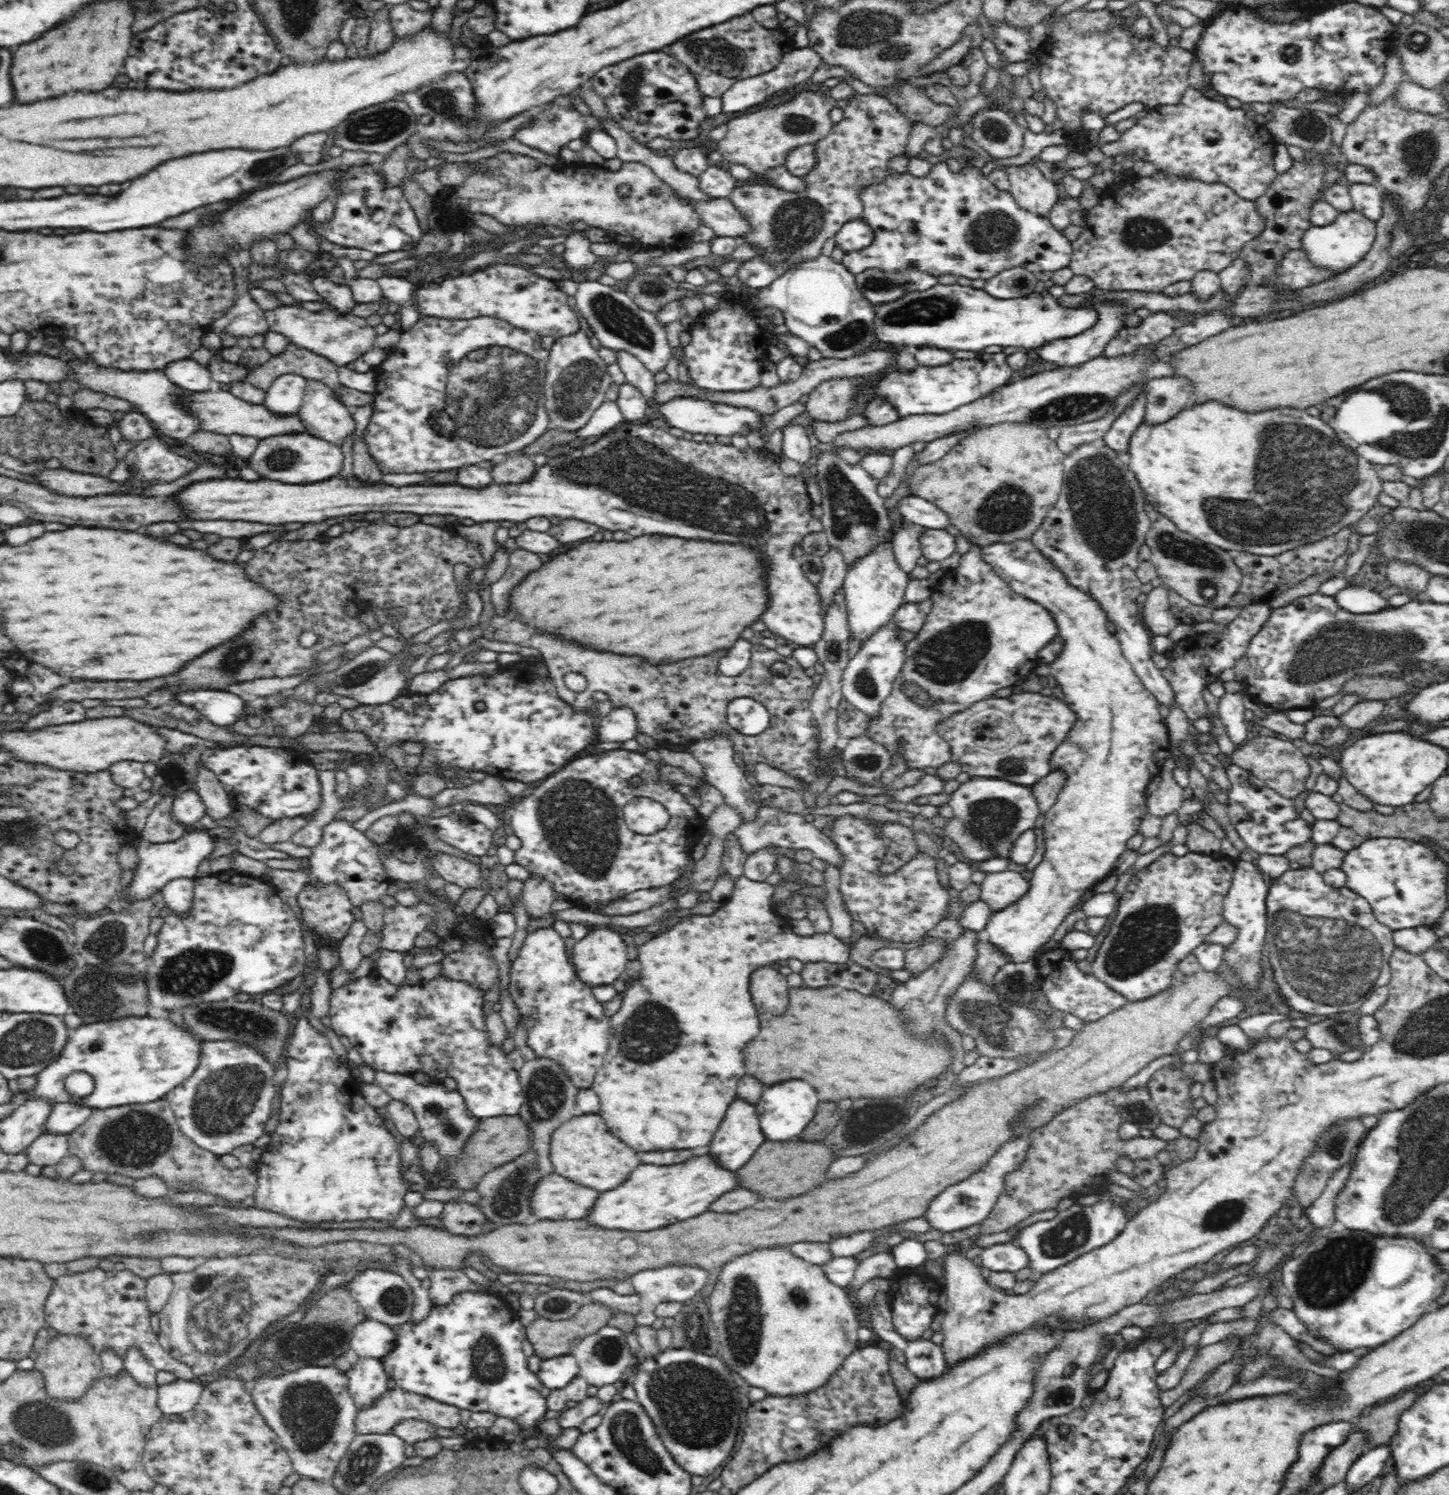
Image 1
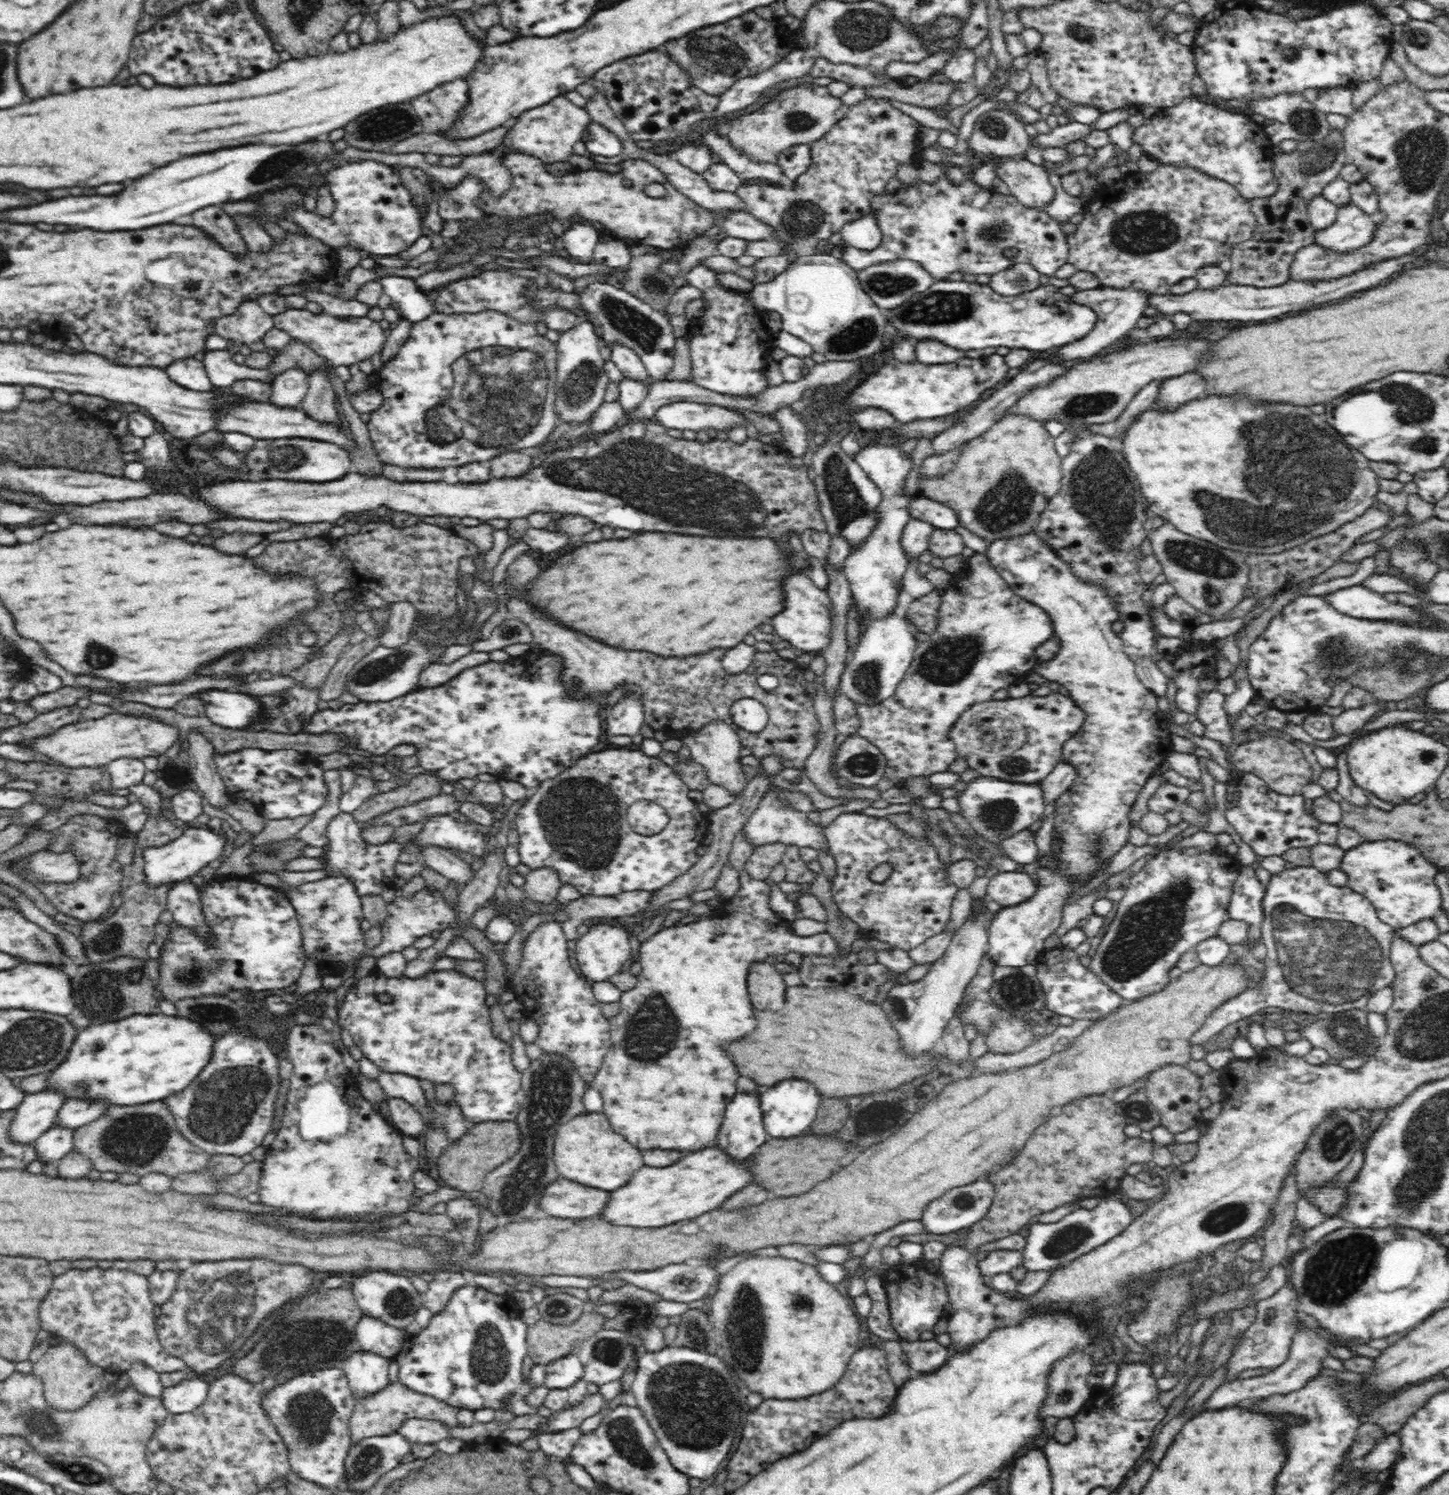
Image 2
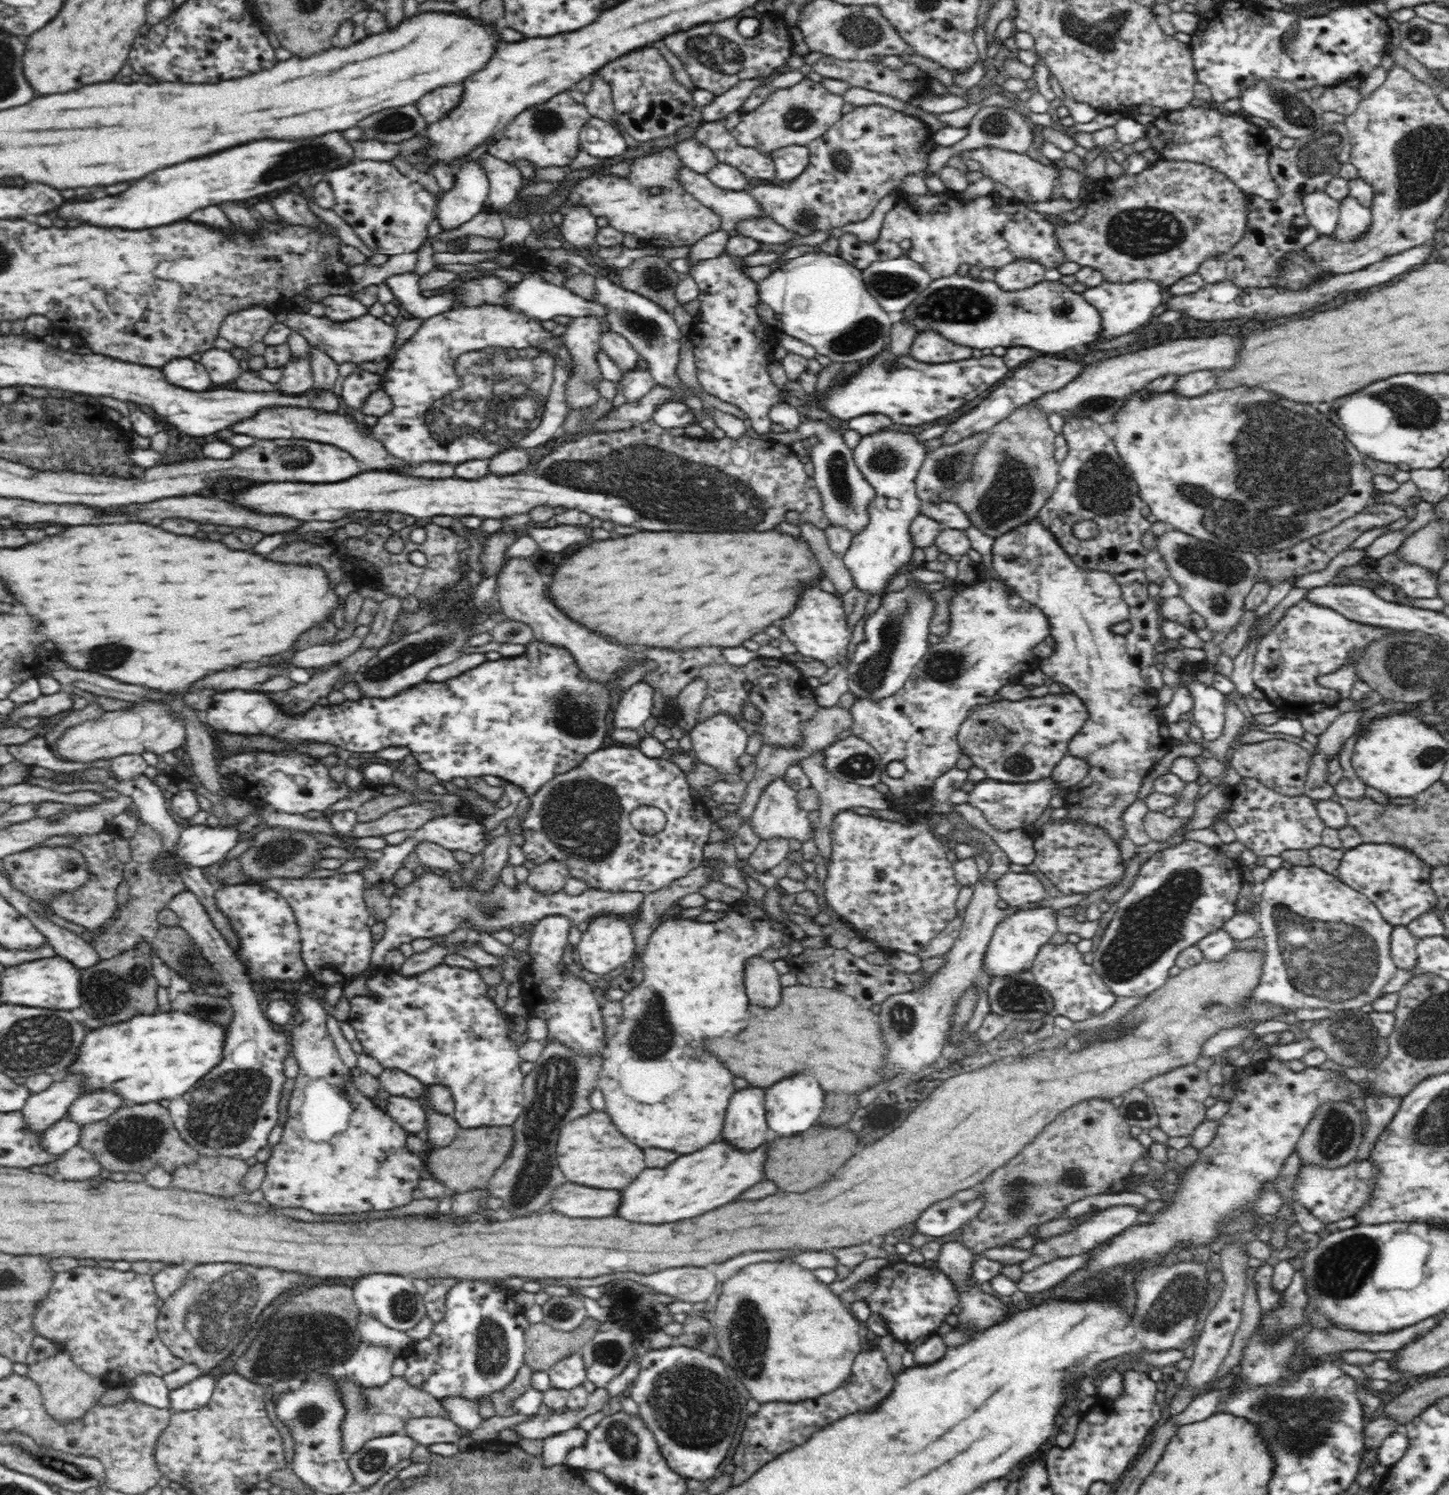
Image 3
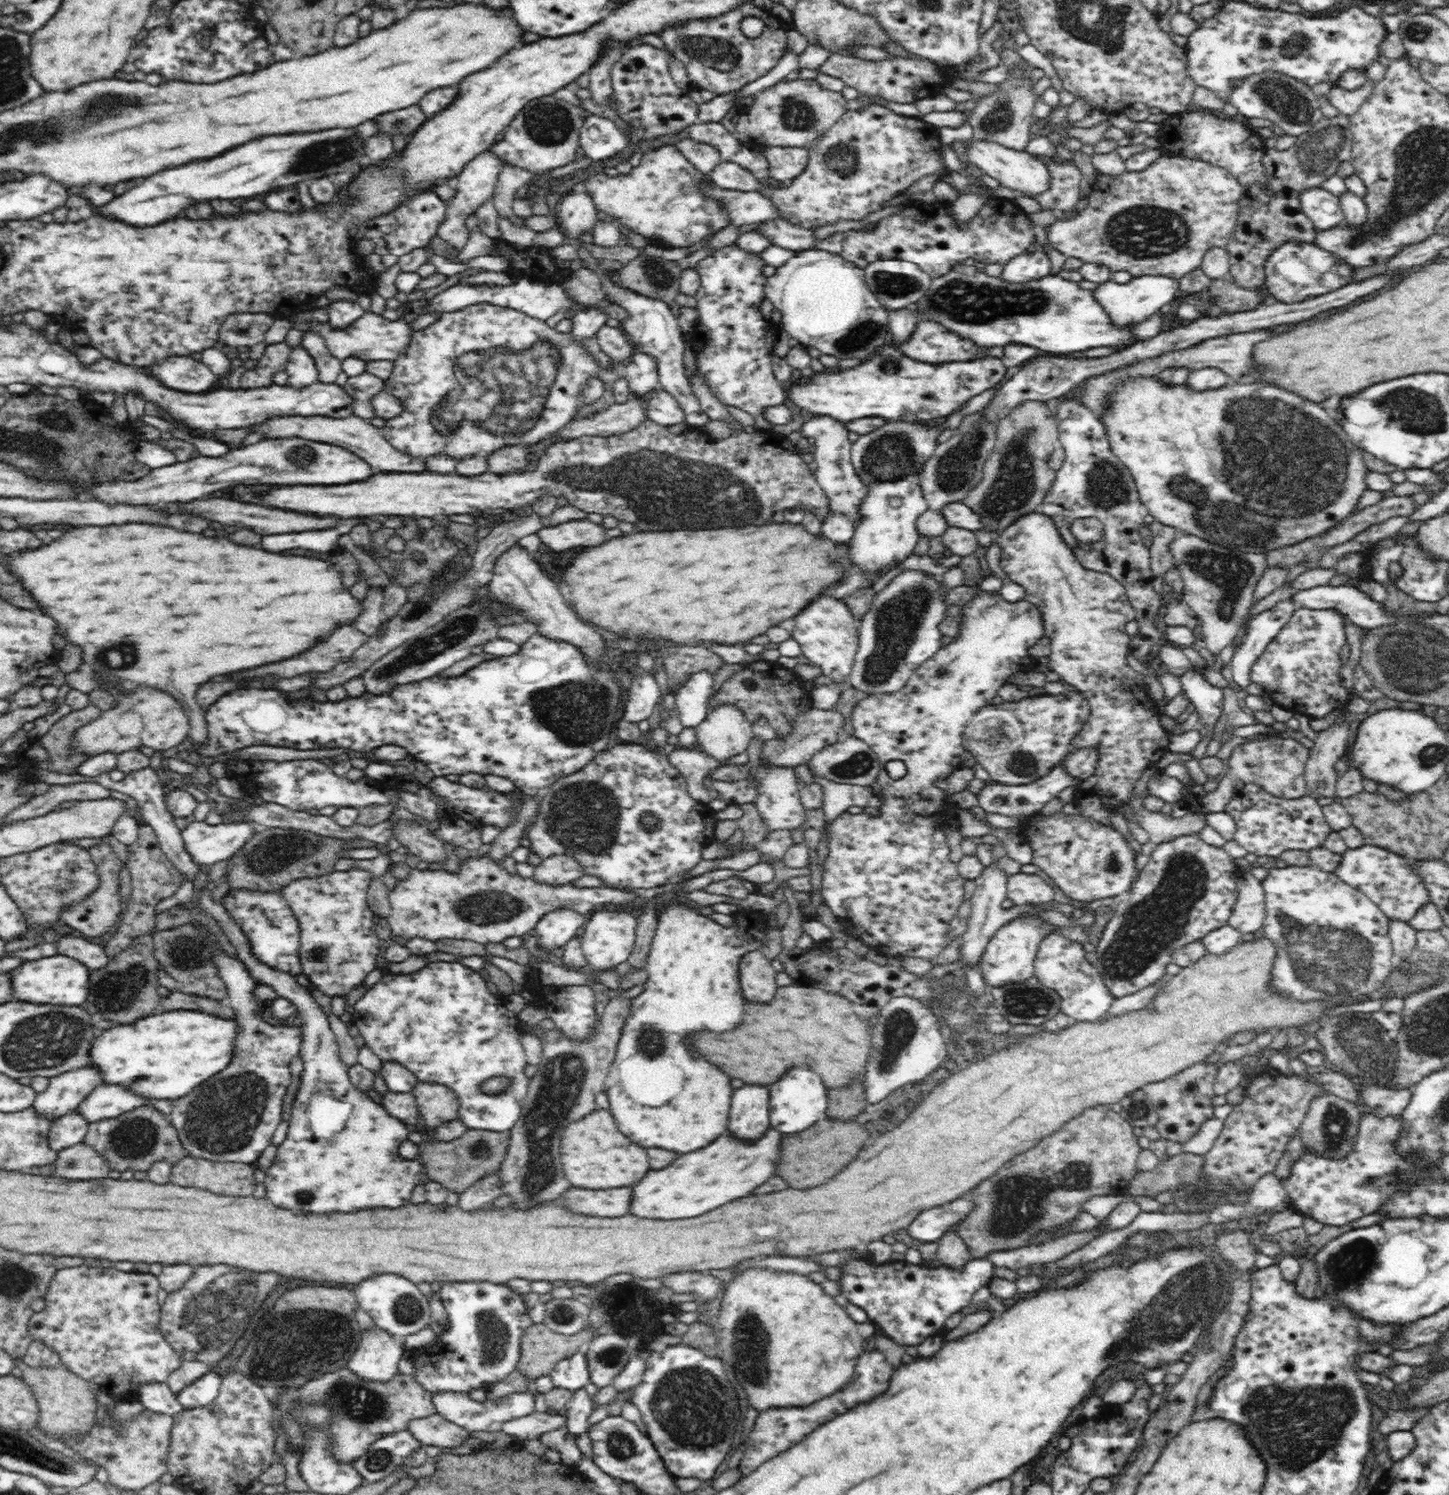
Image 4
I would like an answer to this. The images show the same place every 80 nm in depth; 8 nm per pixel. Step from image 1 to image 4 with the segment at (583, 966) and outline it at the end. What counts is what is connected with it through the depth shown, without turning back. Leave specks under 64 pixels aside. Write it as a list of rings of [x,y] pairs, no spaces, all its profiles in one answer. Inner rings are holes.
[[[592,912],[580,938],[585,962],[599,972],[615,969],[617,965],[627,962],[634,951],[636,928],[636,918],[630,912]]]

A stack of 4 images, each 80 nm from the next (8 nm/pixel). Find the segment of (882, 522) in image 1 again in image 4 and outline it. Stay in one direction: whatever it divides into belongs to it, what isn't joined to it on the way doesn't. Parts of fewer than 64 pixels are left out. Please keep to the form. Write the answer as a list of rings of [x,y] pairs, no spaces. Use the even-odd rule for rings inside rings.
[[[824,415],[813,417],[798,429],[800,436],[814,438],[816,450],[813,461],[816,462],[815,478],[829,501],[829,513],[846,516],[853,524],[860,520],[859,507],[866,498],[866,486],[859,478],[851,459],[851,443],[848,442],[848,430],[842,421]]]

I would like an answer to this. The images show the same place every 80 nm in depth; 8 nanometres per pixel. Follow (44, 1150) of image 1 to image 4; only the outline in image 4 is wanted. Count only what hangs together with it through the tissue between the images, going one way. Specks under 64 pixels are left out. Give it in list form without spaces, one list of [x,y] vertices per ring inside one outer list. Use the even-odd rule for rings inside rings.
[[[70,1113],[57,1118],[48,1130],[48,1147],[58,1152],[80,1144],[89,1129],[89,1122],[78,1113]]]

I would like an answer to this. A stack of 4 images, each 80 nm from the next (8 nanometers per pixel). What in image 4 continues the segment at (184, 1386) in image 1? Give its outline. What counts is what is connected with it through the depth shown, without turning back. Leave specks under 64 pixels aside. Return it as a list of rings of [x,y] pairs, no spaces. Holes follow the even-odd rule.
[[[208,1371],[204,1376],[184,1387],[180,1392],[174,1393],[174,1397],[178,1399],[184,1409],[206,1406],[218,1396],[220,1382],[221,1376]]]

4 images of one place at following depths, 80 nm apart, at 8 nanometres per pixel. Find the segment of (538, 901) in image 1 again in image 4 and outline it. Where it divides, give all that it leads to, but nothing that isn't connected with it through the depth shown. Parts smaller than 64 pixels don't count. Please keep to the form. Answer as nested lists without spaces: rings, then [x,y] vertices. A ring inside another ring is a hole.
[[[554,855],[535,866],[531,878],[550,886],[562,886],[584,876],[582,867],[574,858],[566,855]]]

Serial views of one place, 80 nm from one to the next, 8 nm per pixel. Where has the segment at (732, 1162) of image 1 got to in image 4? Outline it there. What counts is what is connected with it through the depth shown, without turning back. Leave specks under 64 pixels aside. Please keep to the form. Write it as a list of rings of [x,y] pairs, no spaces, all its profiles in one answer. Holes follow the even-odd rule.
[[[742,1086],[732,1096],[728,1130],[738,1138],[762,1138],[768,1130],[768,1088],[766,1086]]]

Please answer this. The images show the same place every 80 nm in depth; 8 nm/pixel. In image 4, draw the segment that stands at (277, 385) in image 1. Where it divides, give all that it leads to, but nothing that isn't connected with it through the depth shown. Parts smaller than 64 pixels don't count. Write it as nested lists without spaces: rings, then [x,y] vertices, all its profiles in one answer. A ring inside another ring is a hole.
[[[302,346],[291,350],[284,372],[288,375],[284,385],[291,387],[308,386],[316,383],[318,378],[318,369],[314,365],[314,359]]]

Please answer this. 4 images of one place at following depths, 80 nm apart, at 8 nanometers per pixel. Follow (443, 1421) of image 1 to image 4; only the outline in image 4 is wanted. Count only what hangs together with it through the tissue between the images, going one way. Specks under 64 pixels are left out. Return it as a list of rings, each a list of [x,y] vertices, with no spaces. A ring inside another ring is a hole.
[[[340,1369],[332,1374],[324,1374],[314,1380],[314,1382],[308,1381],[300,1388],[280,1388],[277,1392],[277,1396],[273,1402],[275,1403],[275,1409],[277,1413],[281,1413],[283,1420],[283,1426],[285,1426],[290,1440],[294,1444],[298,1444],[302,1448],[302,1428],[296,1424],[295,1413],[301,1408],[316,1407],[318,1404],[326,1405],[330,1407],[332,1414],[331,1422],[328,1425],[328,1434],[331,1435],[332,1441],[332,1457],[335,1461],[339,1461],[342,1464],[352,1464],[354,1461],[360,1459],[365,1454],[374,1441],[382,1439],[385,1435],[392,1435],[394,1433],[405,1431],[410,1421],[414,1421],[417,1418],[426,1418],[430,1415],[438,1413],[432,1400],[433,1394],[426,1390],[421,1383],[417,1383],[412,1378],[412,1375],[396,1373],[389,1381],[383,1382],[370,1382],[364,1381],[360,1377],[356,1376],[350,1369]]]

